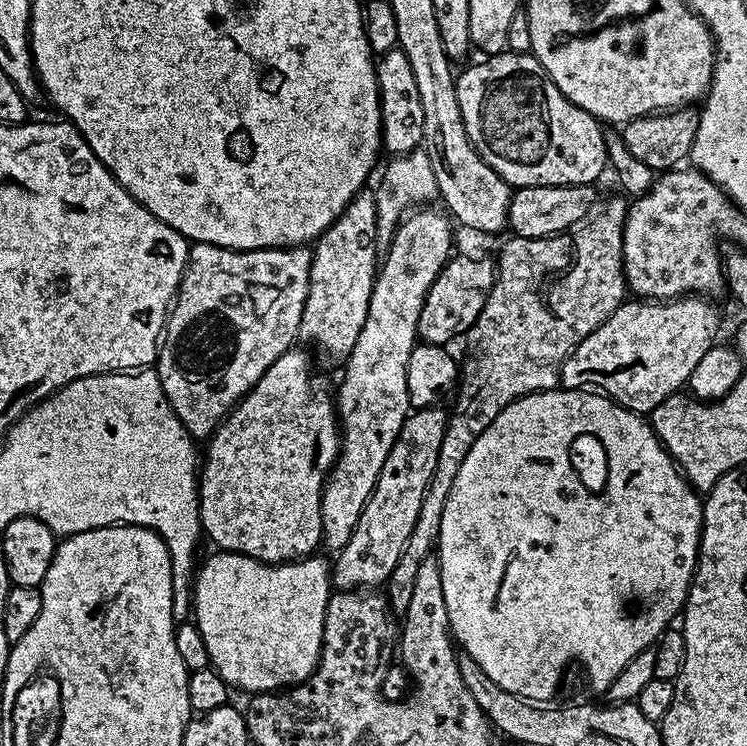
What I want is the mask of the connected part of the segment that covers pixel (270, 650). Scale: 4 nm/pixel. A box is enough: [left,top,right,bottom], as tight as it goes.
[190,550,334,694]

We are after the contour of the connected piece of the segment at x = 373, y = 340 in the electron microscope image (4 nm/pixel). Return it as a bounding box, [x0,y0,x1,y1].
[320,230,454,554]

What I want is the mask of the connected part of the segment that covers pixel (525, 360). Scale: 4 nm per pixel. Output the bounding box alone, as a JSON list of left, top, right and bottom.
[386,195,629,614]

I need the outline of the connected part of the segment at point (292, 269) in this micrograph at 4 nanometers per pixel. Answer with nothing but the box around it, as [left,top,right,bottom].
[158,244,312,441]

